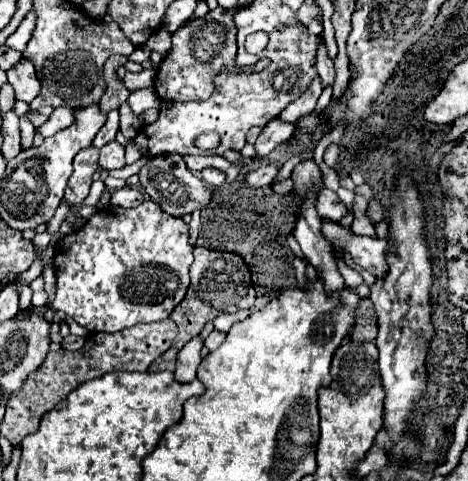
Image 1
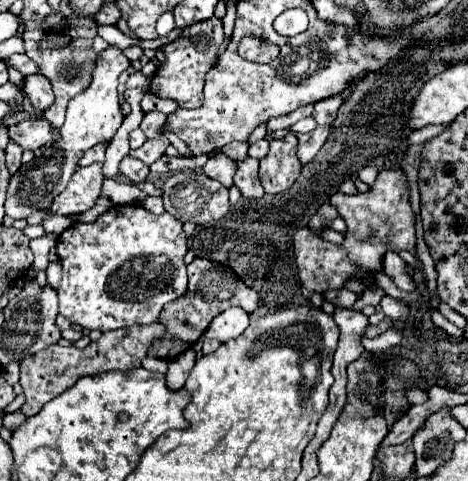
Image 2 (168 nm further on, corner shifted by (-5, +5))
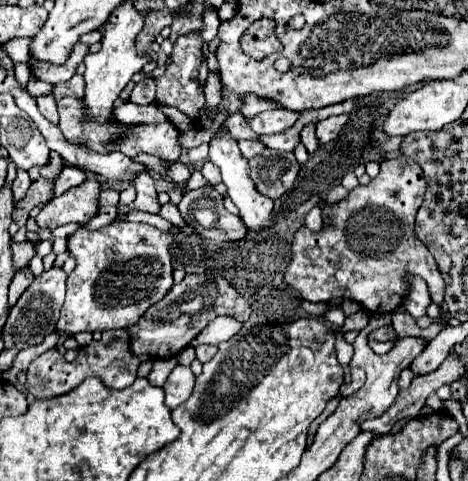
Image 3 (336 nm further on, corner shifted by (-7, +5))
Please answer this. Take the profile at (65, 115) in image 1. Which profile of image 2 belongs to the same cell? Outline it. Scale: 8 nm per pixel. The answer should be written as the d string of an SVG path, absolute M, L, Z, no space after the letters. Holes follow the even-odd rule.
M22 119L18 125L8 127L8 137L10 141L18 143L24 151L36 151L44 147L46 143L52 143L52 133L50 133L50 123L46 119Z

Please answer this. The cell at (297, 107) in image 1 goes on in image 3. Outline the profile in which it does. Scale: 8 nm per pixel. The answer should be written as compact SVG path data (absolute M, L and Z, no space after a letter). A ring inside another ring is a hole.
M270 109L256 115L254 119L248 119L248 123L256 135L262 135L262 133L272 135L272 133L282 133L290 129L298 119L300 119L300 113L292 113L286 109Z

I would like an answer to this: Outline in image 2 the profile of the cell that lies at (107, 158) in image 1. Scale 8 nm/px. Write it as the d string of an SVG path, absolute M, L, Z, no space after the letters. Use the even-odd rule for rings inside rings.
M124 157L122 163L120 163L120 173L122 173L128 181L132 181L132 183L144 183L146 177L148 177L148 173L150 173L150 169L148 169L146 163L142 163L142 161L138 161L138 159Z

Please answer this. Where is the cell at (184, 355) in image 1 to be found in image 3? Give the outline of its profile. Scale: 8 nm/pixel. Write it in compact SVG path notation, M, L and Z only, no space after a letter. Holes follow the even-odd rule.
M176 365L172 369L172 373L168 375L166 383L164 383L166 405L170 409L176 409L184 401L188 401L188 397L192 395L192 387L194 387L194 373L192 373L192 369L184 367L184 365Z

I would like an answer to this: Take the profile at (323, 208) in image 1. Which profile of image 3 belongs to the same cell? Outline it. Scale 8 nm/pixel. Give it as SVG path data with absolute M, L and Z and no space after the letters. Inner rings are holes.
M386 159L380 163L380 175L366 187L358 185L348 199L326 207L330 225L320 233L302 227L292 243L292 261L286 271L286 283L300 291L308 301L352 299L374 315L392 313L406 295L404 275L410 271L428 283L430 297L436 305L444 299L444 279L434 265L428 247L414 233L416 211L422 205L426 181L416 161Z

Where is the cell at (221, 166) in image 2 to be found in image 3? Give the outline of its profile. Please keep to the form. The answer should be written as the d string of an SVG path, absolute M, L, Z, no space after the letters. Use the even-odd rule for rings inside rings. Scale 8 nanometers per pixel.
M206 161L204 165L202 165L202 175L204 175L204 179L210 183L210 185L218 185L220 181L222 181L222 177L220 177L220 169L216 169L216 165L212 165L210 161Z

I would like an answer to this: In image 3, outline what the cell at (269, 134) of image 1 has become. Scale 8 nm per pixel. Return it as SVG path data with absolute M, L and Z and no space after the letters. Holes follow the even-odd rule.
M238 141L238 145L246 159L252 159L252 157L256 157L256 153L262 153L266 149L266 145L260 141Z

